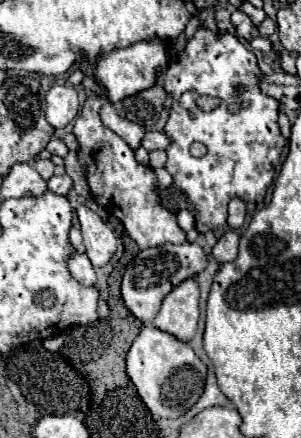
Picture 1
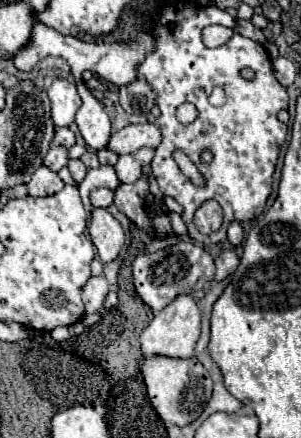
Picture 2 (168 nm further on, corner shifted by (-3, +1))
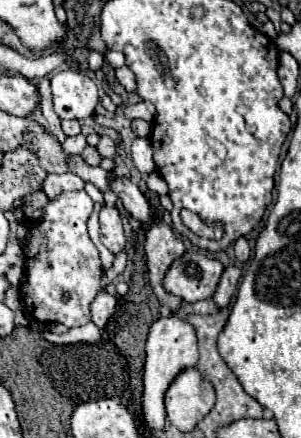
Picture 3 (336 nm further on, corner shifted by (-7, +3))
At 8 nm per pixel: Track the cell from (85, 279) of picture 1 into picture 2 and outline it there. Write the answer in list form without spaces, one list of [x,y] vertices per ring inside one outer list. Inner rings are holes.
[[[91,275],[87,285],[83,287],[83,303],[85,303],[85,313],[97,313],[103,309],[103,301],[107,297],[109,283],[105,277]]]

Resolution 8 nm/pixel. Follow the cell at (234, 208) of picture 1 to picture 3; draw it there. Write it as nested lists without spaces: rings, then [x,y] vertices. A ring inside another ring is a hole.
[[[241,237],[241,239],[237,239],[235,241],[235,257],[241,261],[241,263],[247,263],[249,261],[249,243],[245,241],[245,237]]]

